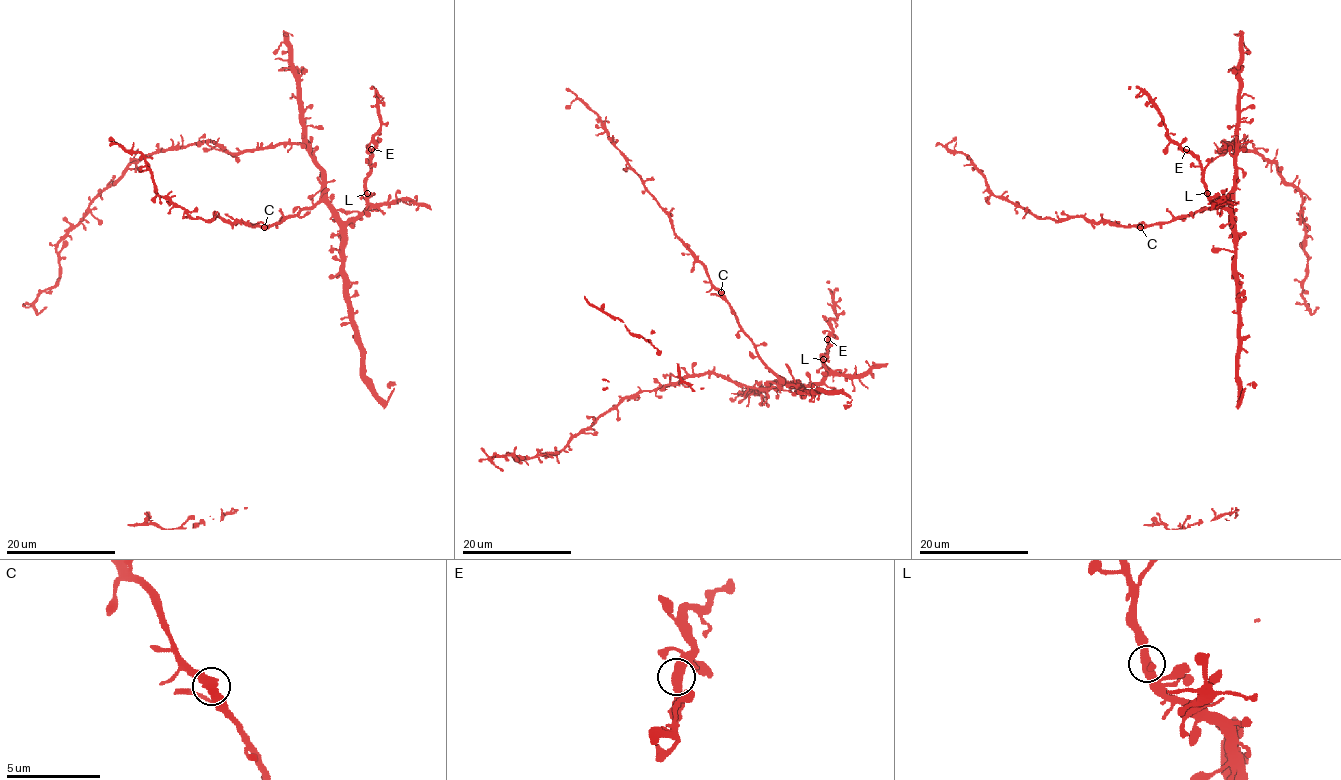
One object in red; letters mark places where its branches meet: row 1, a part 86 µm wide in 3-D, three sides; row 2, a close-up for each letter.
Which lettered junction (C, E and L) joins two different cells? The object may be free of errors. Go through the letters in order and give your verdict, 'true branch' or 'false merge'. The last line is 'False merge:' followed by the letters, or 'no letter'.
C: true branch
E: true branch
L: true branch
False merge: no letter

